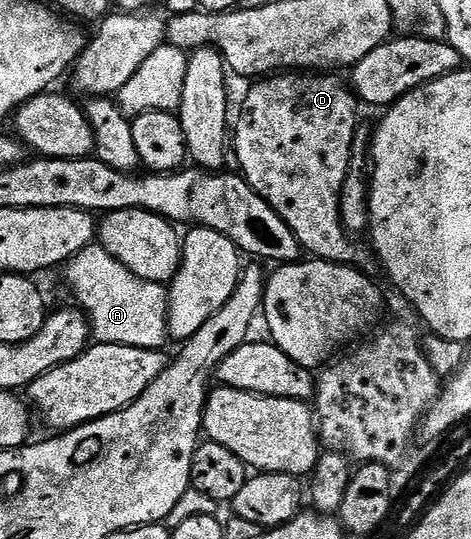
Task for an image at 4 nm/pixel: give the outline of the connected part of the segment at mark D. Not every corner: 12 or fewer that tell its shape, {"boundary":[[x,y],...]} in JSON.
{"boundary":[[273,74],[234,120],[239,171],[315,259],[367,269],[340,221],[358,101]]}

